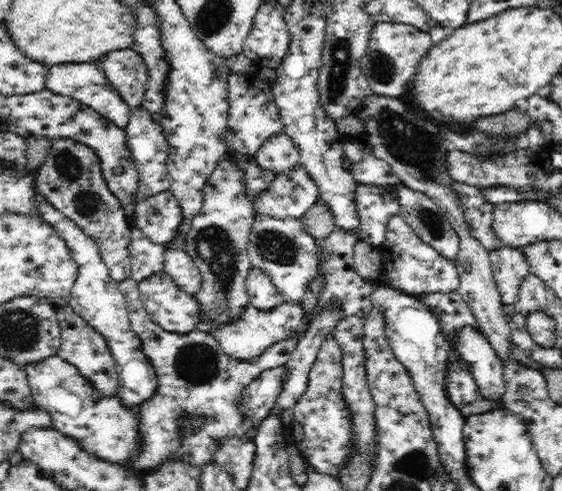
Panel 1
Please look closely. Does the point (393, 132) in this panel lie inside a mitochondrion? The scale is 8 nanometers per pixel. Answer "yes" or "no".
yes

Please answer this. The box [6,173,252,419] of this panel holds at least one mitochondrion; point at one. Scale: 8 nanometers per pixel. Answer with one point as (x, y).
(212, 245)

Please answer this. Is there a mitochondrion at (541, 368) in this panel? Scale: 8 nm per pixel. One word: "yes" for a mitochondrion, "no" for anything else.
no

